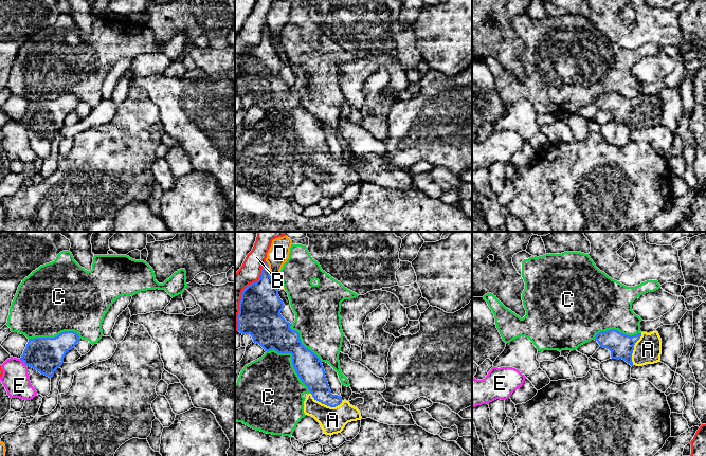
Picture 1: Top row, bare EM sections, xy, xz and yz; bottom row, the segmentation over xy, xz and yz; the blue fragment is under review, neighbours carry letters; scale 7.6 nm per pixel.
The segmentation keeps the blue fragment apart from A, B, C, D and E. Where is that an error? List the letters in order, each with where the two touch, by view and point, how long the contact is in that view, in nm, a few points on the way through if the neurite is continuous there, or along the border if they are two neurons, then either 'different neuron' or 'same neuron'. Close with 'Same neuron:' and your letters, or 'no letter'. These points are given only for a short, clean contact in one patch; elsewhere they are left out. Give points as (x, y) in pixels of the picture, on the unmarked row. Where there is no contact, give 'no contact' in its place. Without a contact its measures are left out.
A: meets blue in xz at (327, 168); contact 240 nm long; runs through xz (313, 140), (322, 163), (327, 168), (332, 177), (332, 183); same neuron
B: meets blue in xz at (241, 57); contact 550 nm long; different neuron
C: meets blue in xz at (292, 125); contact 480 nm long; different neuron
D: meets blue in xz at (269, 33); contact 150 nm long; different neuron
E: meets blue in xy at (23, 124); contact 80 nm long; border along xy (19, 122), (26, 128); different neuron
Same neuron: A

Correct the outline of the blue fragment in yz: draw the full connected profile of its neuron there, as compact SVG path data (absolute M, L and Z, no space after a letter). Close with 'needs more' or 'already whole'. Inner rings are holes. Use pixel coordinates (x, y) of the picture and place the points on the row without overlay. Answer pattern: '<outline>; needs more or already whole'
M618 93L600 94L595 104L611 114L612 122L622 122L628 127L642 129L660 125L662 102L657 94L627 98Z; needs more

